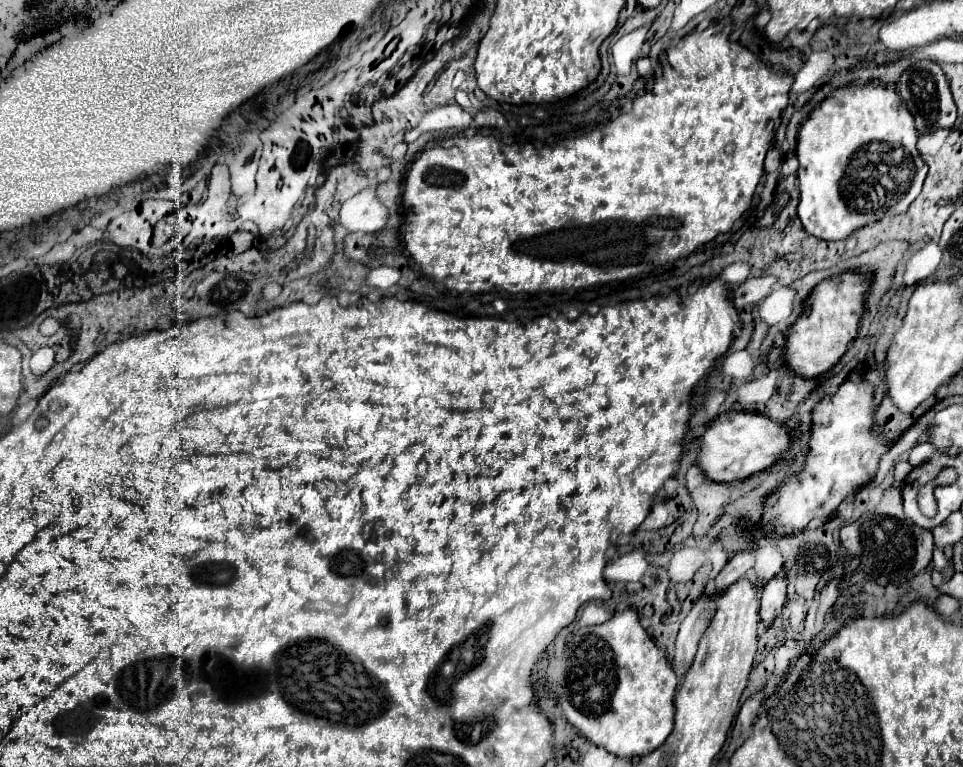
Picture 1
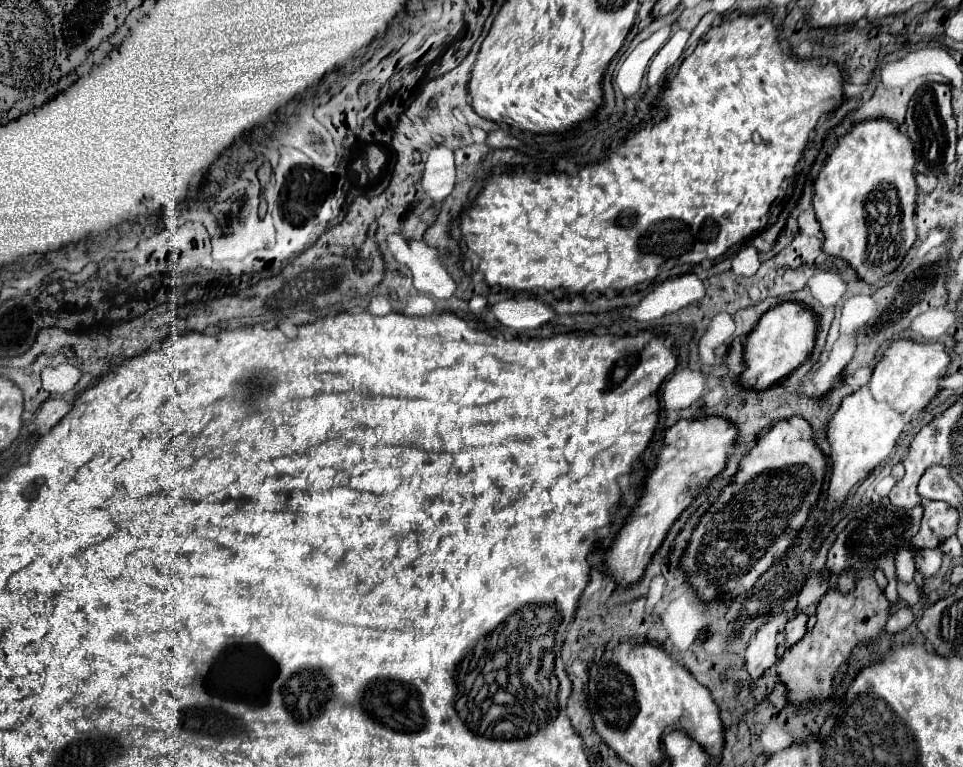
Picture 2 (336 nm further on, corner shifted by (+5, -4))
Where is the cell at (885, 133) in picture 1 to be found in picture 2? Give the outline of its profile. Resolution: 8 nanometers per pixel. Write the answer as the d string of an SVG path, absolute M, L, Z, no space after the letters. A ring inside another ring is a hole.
M861 121L837 141L833 151L823 163L823 169L815 181L813 209L821 231L825 233L823 251L841 259L847 259L857 275L867 283L875 283L883 275L895 271L905 257L907 249L915 243L915 151L911 139L901 133L891 121Z

